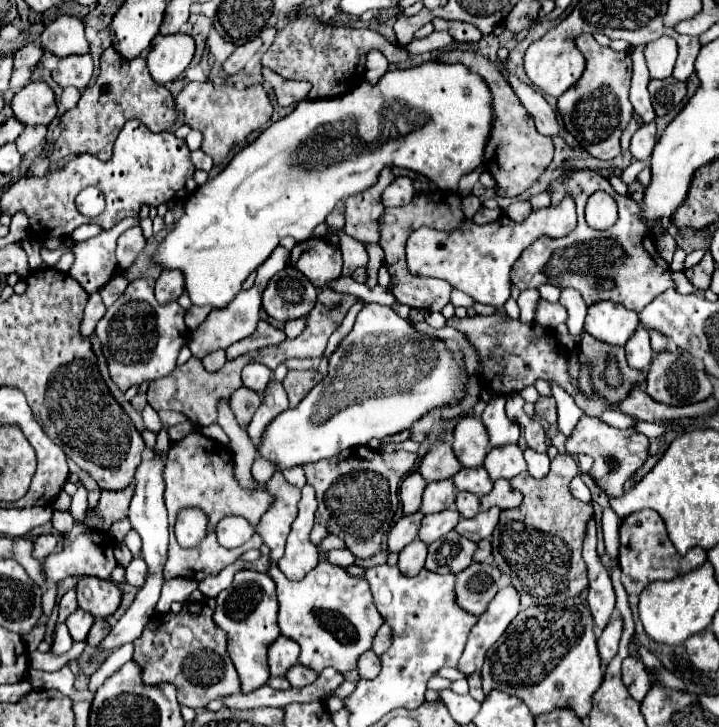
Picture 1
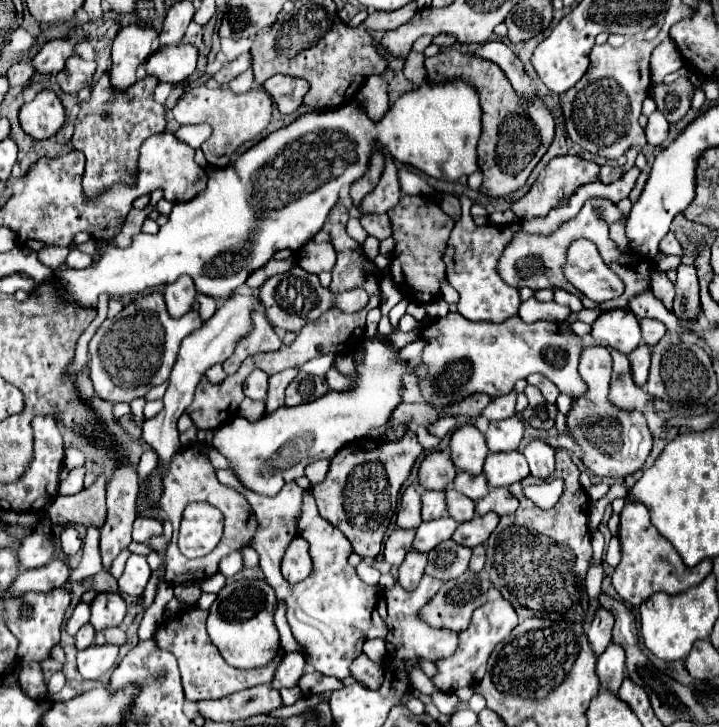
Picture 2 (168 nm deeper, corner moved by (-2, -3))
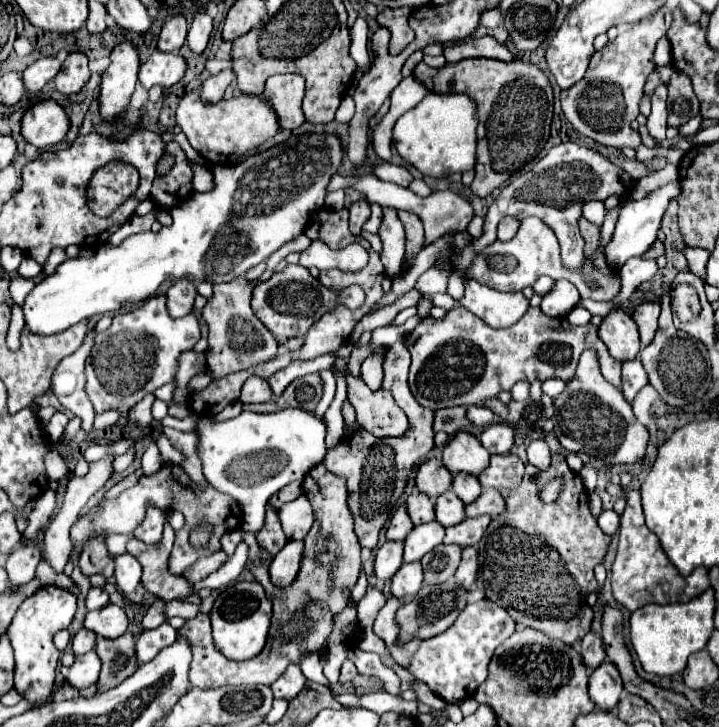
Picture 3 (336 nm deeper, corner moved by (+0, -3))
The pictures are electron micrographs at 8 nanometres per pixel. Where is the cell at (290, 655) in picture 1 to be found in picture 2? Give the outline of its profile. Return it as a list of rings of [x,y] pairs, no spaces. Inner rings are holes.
[[[287,652],[279,664],[279,668],[275,670],[275,678],[271,682],[271,686],[275,690],[279,688],[289,688],[295,686],[299,682],[299,678],[305,672],[305,658],[301,652]]]

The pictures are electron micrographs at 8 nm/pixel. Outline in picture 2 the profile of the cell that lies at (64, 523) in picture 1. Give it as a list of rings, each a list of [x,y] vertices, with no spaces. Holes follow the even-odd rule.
[[[67,526],[63,532],[61,532],[61,548],[67,556],[73,556],[79,548],[81,548],[81,536],[75,528]]]

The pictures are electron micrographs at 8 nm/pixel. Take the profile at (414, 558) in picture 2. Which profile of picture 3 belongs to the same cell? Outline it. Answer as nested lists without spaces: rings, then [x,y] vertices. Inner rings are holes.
[[[419,562],[413,564],[403,564],[397,574],[391,578],[391,594],[399,600],[411,598],[419,592],[423,584],[423,570]]]

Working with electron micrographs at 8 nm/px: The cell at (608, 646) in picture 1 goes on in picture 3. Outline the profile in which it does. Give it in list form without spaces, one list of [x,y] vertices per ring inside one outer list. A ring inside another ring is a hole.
[[[603,660],[601,666],[589,678],[589,696],[597,710],[615,710],[623,694],[621,676],[611,660]]]

